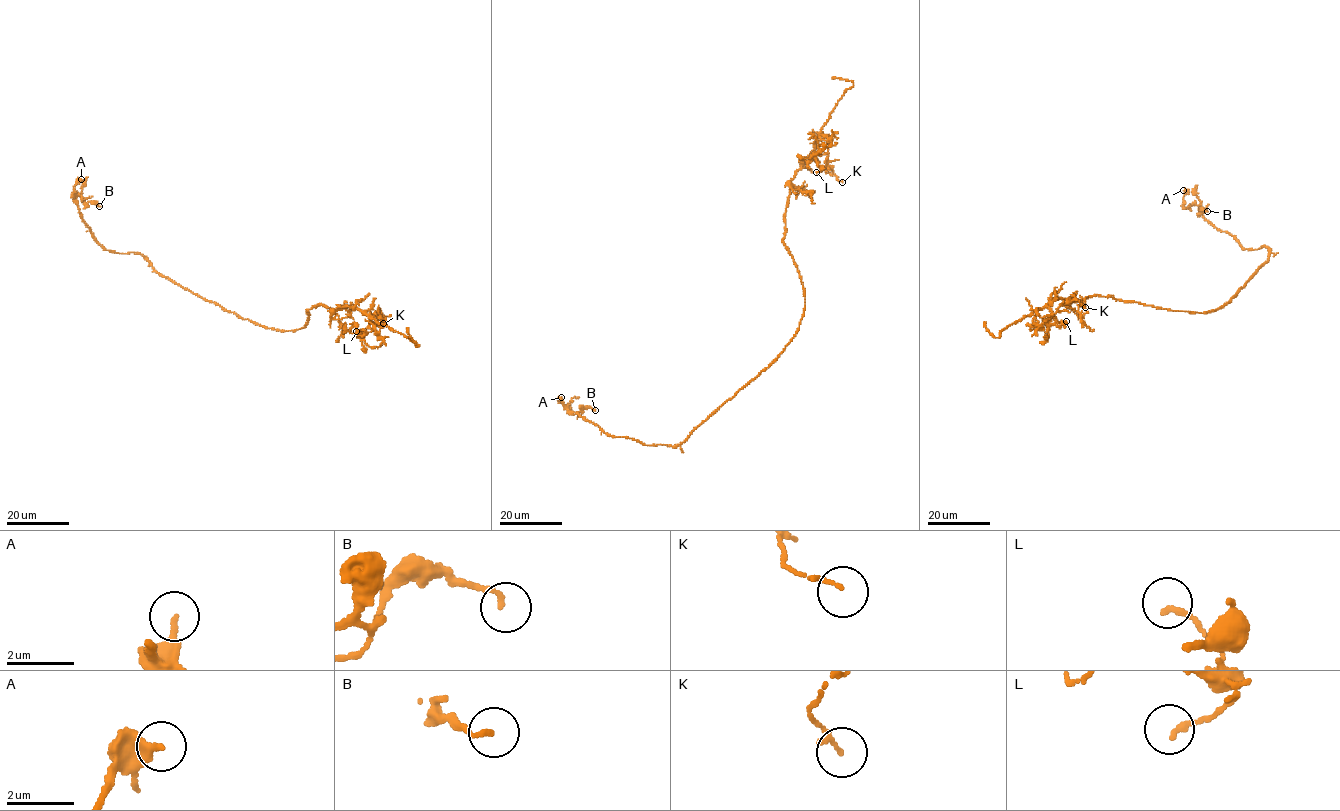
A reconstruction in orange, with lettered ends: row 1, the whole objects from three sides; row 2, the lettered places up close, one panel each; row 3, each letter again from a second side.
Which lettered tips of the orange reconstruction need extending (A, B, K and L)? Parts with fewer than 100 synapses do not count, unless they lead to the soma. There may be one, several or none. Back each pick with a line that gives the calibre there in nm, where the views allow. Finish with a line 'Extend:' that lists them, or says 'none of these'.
Extend: none of these

